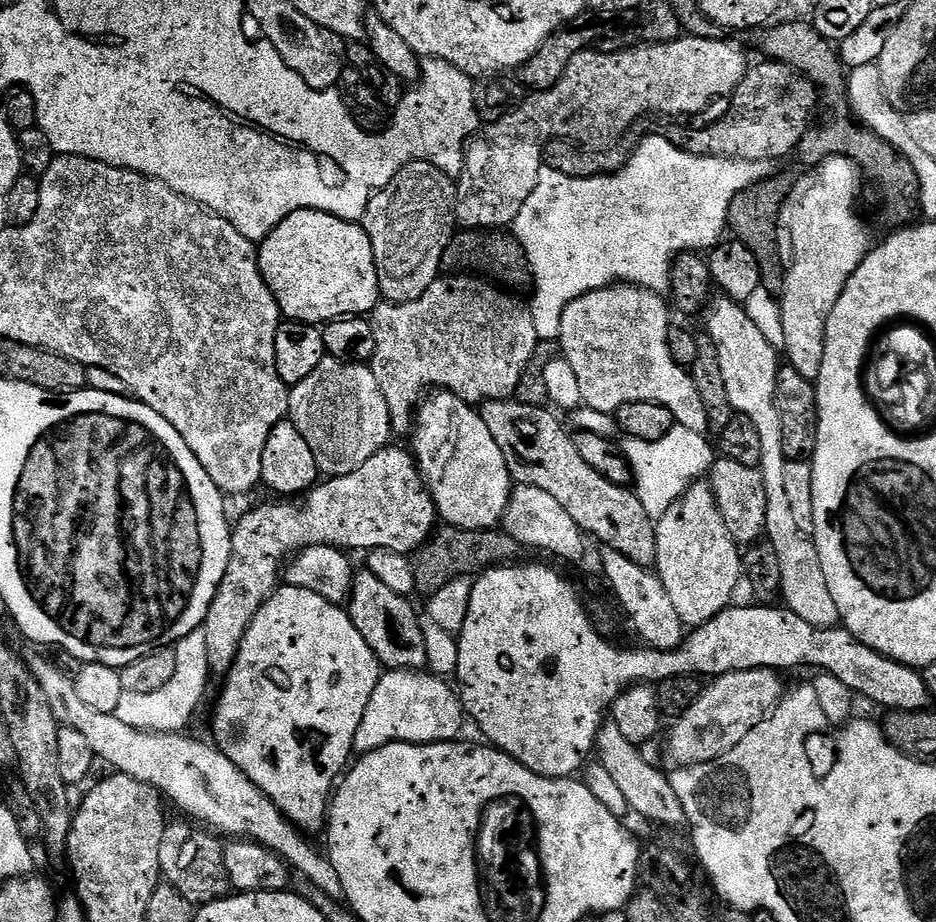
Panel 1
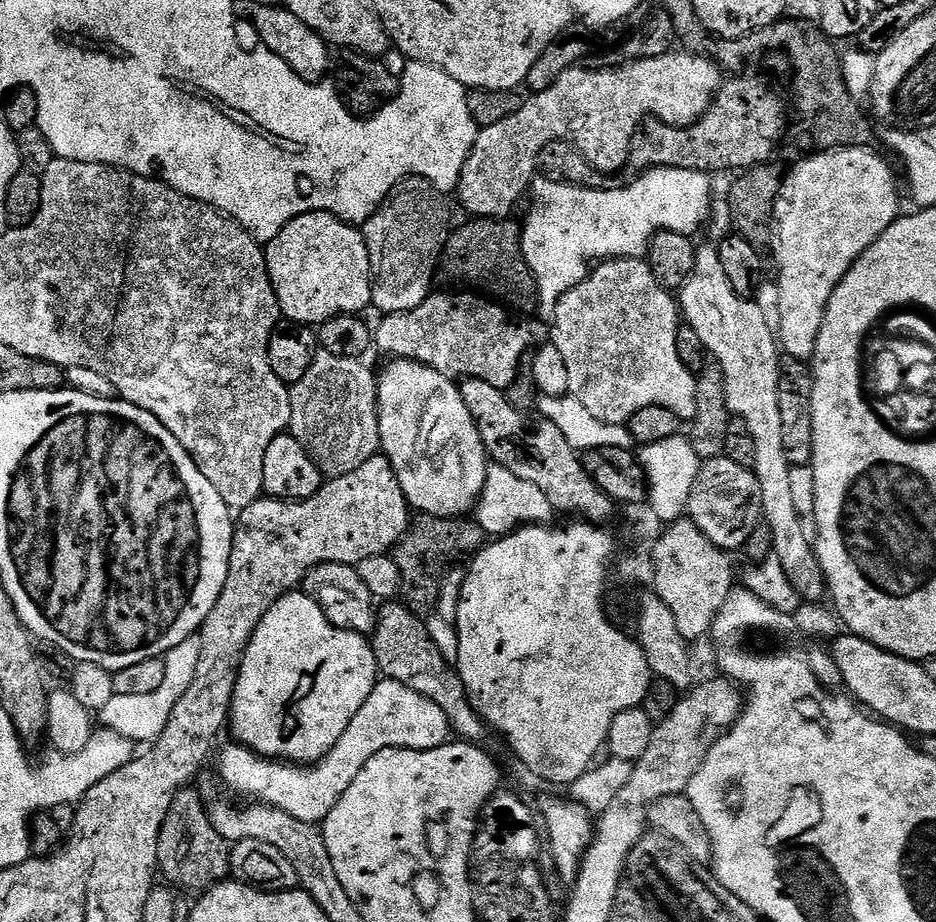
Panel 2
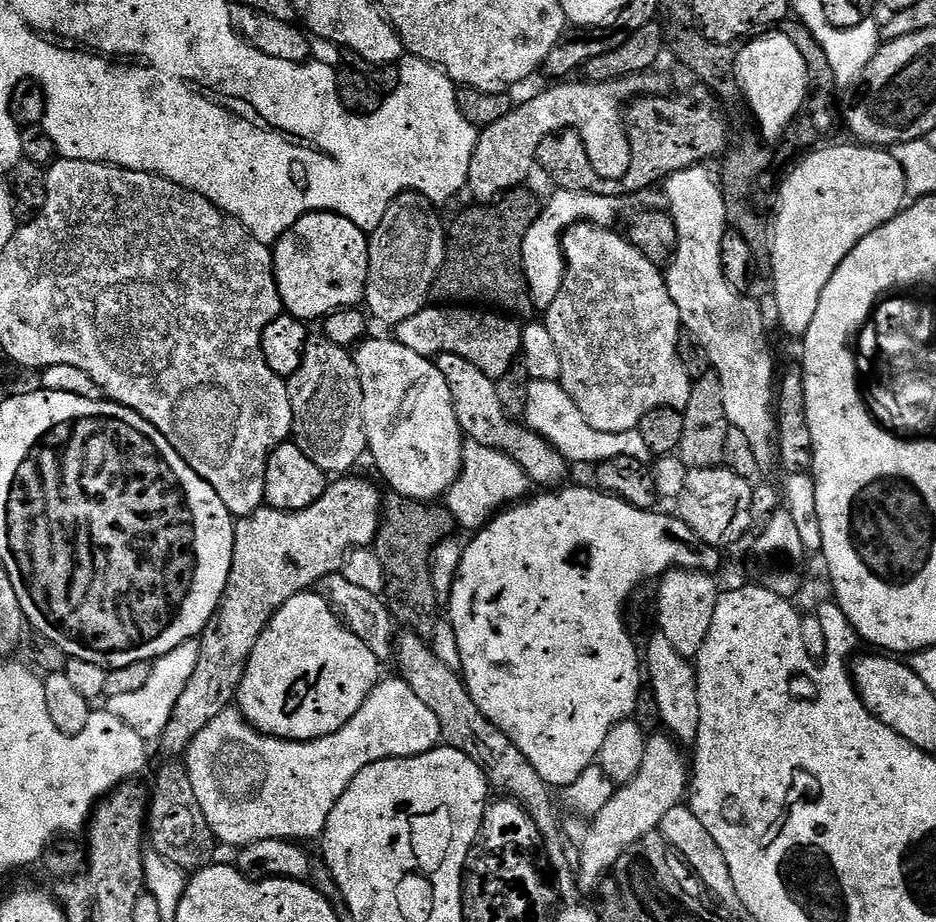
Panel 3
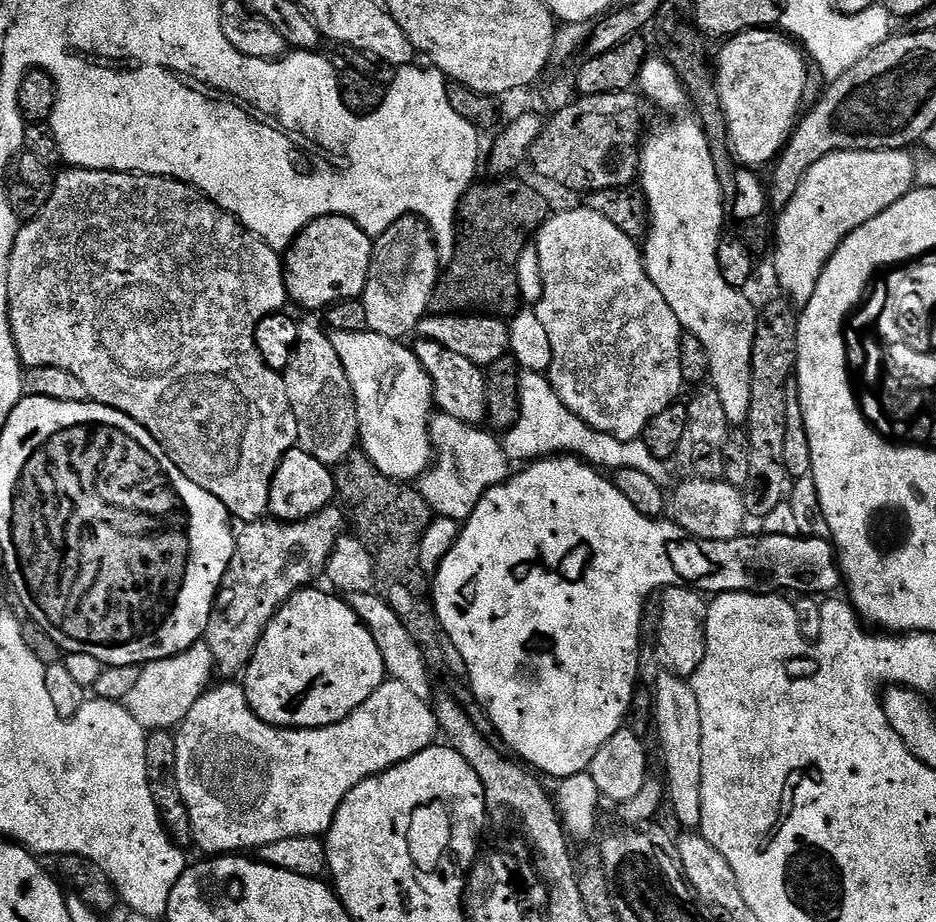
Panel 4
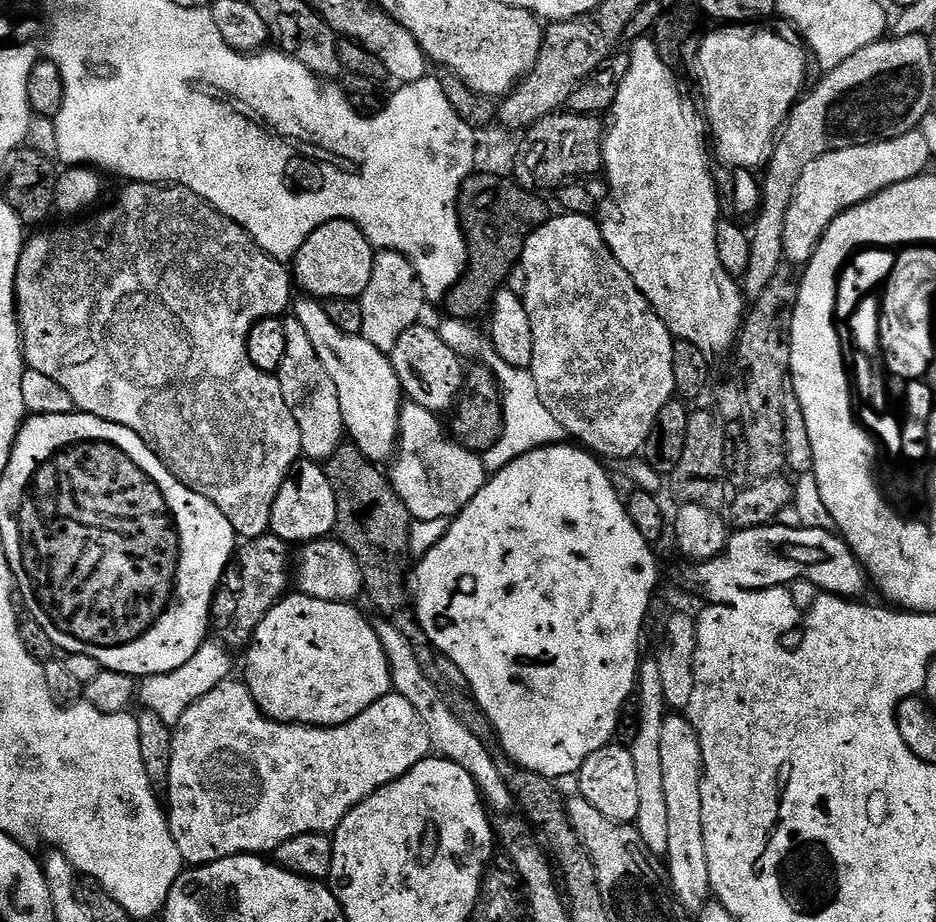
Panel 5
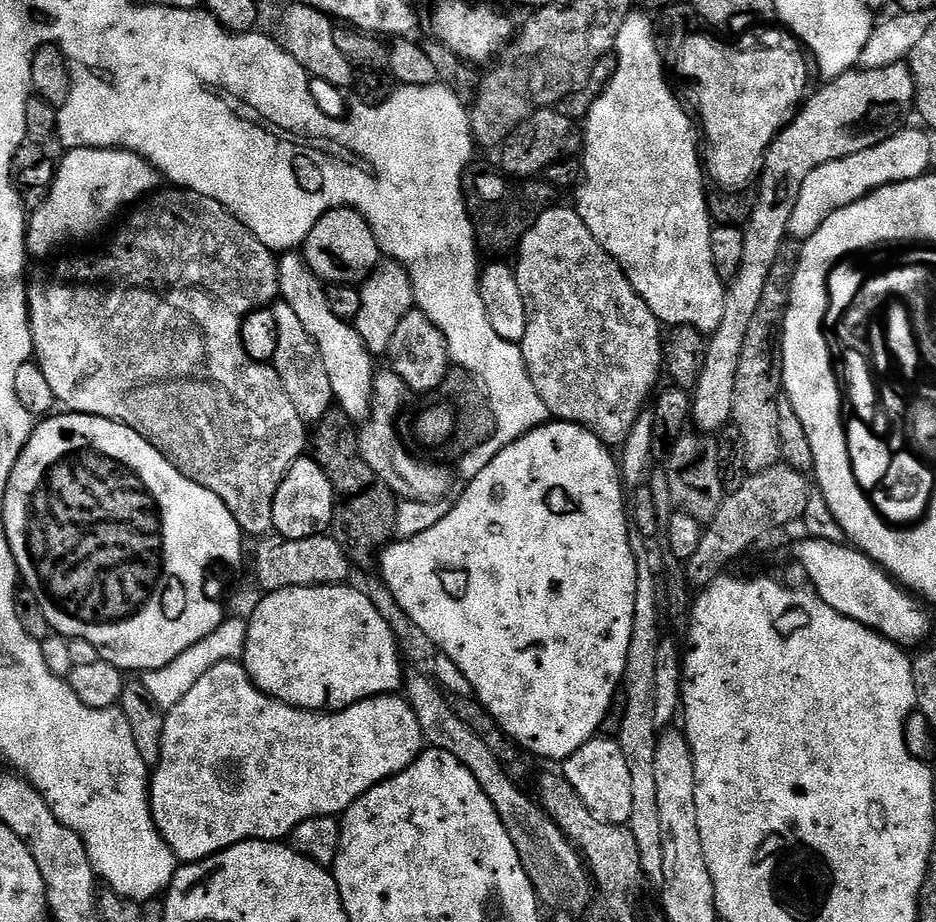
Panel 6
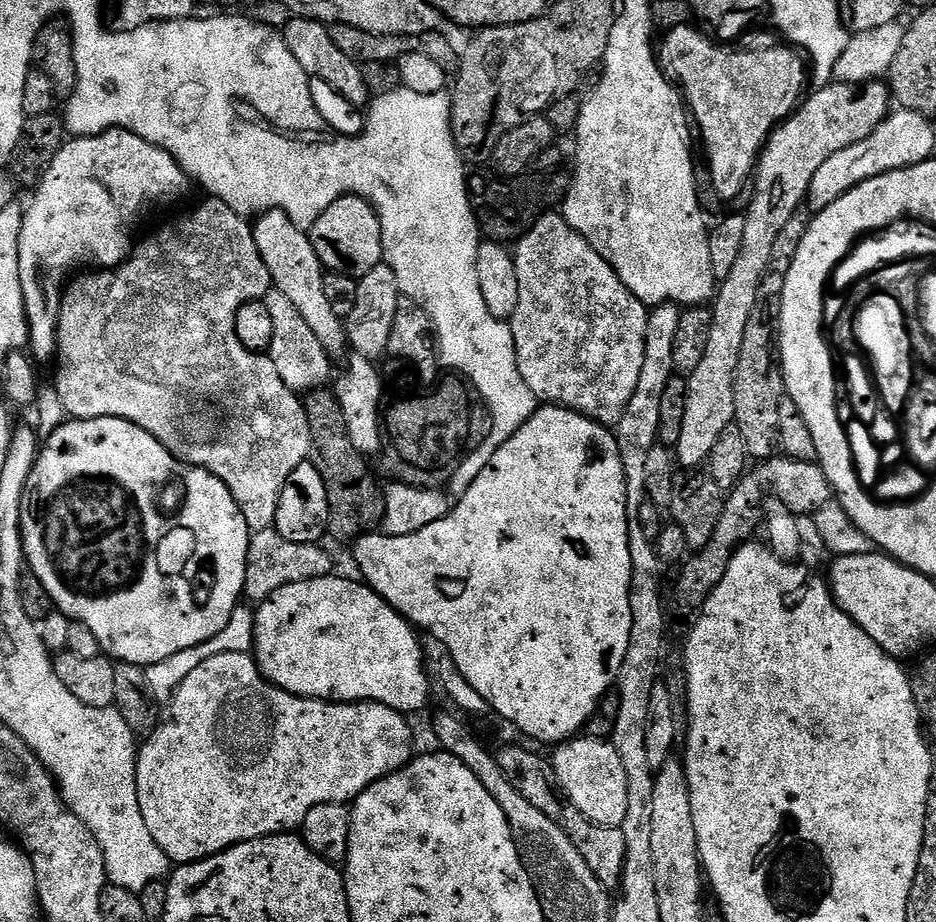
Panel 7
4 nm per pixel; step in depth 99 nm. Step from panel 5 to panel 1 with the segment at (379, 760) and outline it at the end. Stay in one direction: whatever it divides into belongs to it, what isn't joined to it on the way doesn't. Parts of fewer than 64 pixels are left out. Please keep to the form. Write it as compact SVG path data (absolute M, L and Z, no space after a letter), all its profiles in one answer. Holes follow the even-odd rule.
M388 670L383 673L370 694L370 706L362 714L362 723L358 725L358 734L354 734L354 749L357 753L373 752L390 743L397 744L447 744L455 741L456 736L466 724L466 713L457 689L452 688L447 679L433 676L427 670Z

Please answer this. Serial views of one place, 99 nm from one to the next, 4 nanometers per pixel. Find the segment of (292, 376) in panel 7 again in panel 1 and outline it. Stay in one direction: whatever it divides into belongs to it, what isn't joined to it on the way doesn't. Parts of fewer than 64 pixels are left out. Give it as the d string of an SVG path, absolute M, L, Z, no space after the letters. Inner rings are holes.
M330 355L321 358L310 378L291 385L288 416L298 434L306 438L318 470L328 478L358 470L378 450L389 447L388 439L394 436L386 398L378 390L378 378L374 378L371 367L338 362Z

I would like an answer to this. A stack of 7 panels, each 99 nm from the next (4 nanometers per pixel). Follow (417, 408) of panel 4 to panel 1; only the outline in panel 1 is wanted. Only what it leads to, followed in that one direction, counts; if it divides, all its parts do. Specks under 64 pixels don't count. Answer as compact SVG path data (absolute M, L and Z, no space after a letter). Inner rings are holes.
M433 391L419 405L411 440L410 451L420 479L436 503L437 517L445 525L482 530L495 528L503 521L514 481L502 450L498 450L498 442L494 442L490 429L473 405L452 392Z

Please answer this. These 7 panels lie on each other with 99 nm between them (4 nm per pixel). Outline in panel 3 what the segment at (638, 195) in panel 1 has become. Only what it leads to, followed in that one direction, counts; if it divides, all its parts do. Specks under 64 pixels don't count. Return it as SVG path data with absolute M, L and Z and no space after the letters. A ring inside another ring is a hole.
M556 190L553 193L541 207L540 217L536 219L534 226L530 226L530 234L526 234L526 242L522 246L526 282L530 286L532 301L540 310L547 310L554 302L554 298L558 298L558 290L564 281L564 233L575 224L586 223L611 229L625 204L619 196L595 196L563 190Z

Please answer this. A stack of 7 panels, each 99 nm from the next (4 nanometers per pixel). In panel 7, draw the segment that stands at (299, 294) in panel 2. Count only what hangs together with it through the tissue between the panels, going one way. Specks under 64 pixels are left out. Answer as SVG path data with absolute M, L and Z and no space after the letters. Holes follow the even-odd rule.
M340 196L312 224L312 245L320 263L328 272L340 272L343 276L357 278L370 274L384 258L380 216L369 200L360 196Z

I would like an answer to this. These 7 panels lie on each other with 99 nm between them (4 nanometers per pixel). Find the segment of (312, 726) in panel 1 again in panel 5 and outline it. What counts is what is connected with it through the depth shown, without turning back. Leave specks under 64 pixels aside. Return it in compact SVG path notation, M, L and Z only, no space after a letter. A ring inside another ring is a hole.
M303 594L285 595L276 601L271 609L262 618L260 625L253 632L250 643L247 645L248 657L245 658L243 683L247 684L250 694L254 698L254 702L260 707L265 715L271 716L273 719L281 722L295 722L298 724L310 724L313 726L327 726L329 724L345 724L347 720L353 718L362 710L369 708L375 700L387 695L392 688L392 675L390 674L390 666L388 659L382 648L382 642L378 640L378 634L374 627L373 621L367 620L362 613L355 607L352 602L343 600L323 600L314 596L306 596Z

